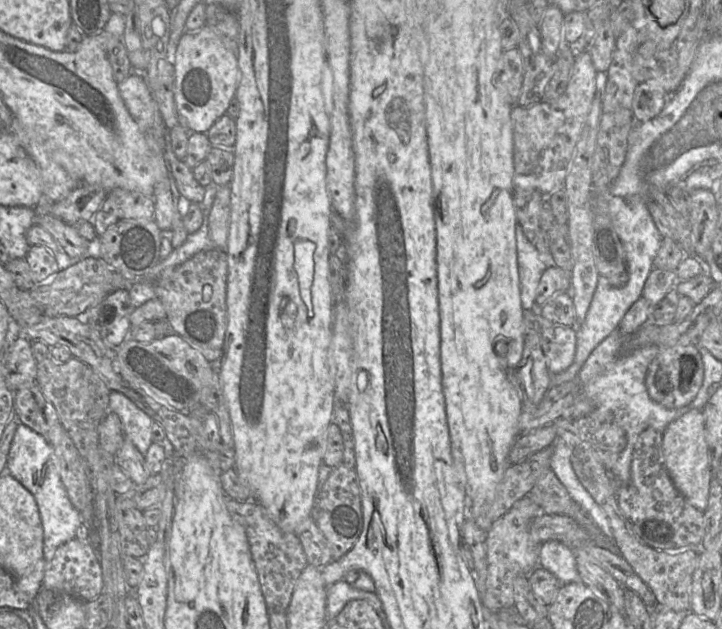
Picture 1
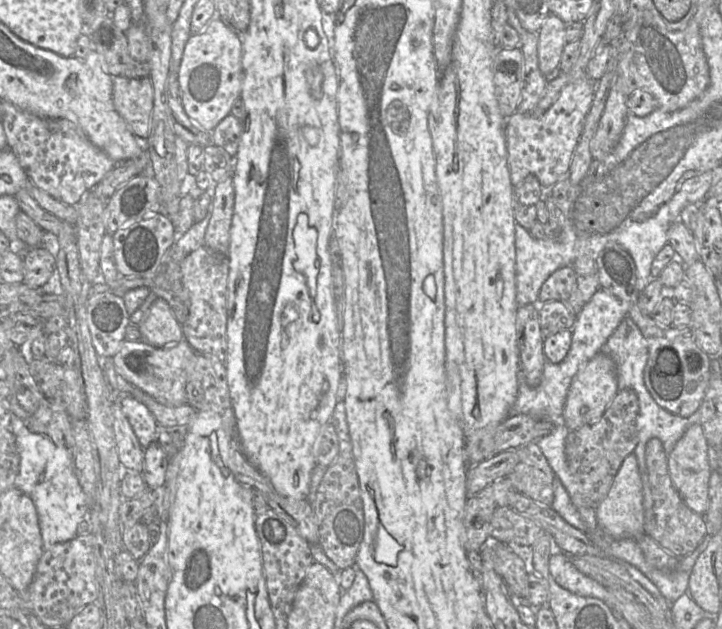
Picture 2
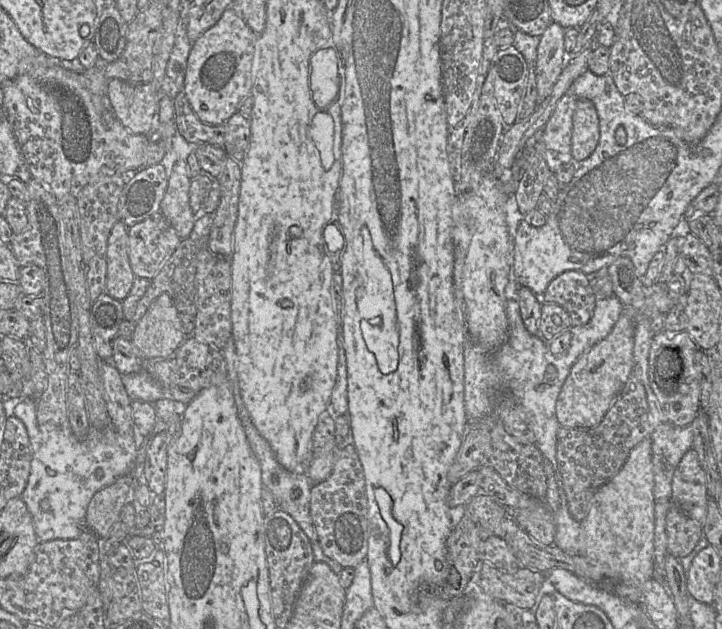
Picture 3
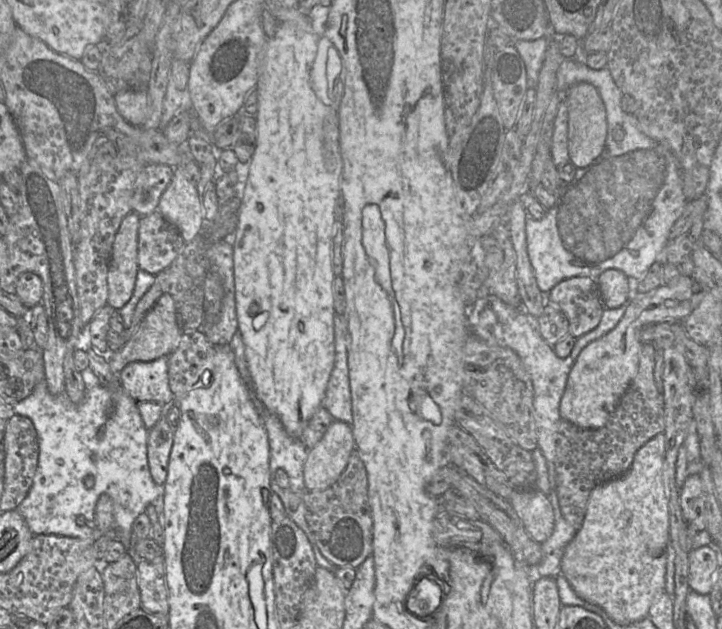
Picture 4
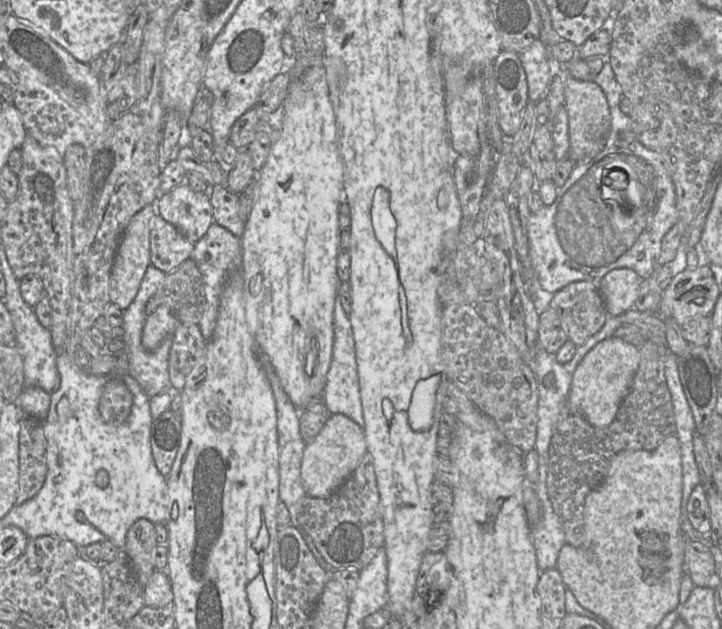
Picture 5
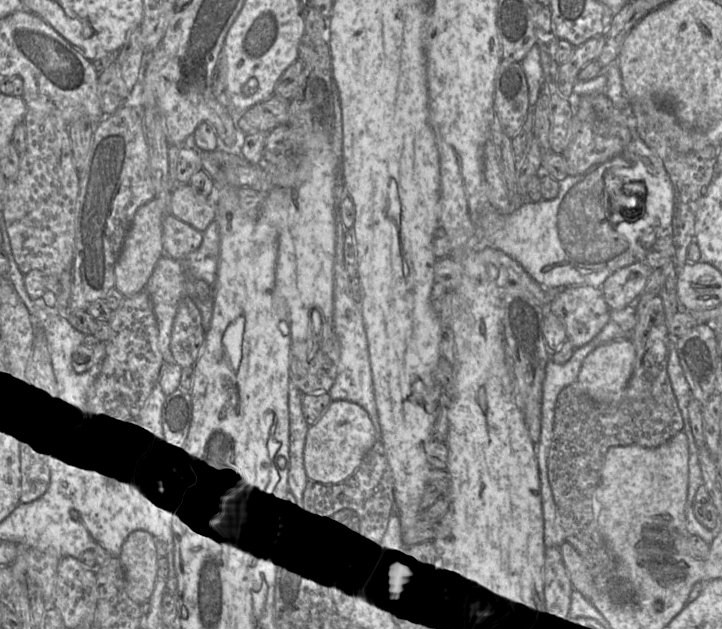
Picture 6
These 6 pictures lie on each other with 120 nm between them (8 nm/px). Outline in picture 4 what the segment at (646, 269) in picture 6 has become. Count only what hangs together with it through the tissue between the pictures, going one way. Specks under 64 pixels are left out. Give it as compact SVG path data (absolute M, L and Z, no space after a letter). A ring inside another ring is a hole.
M607 269L596 280L604 308L618 308L630 300L629 279L621 271Z

